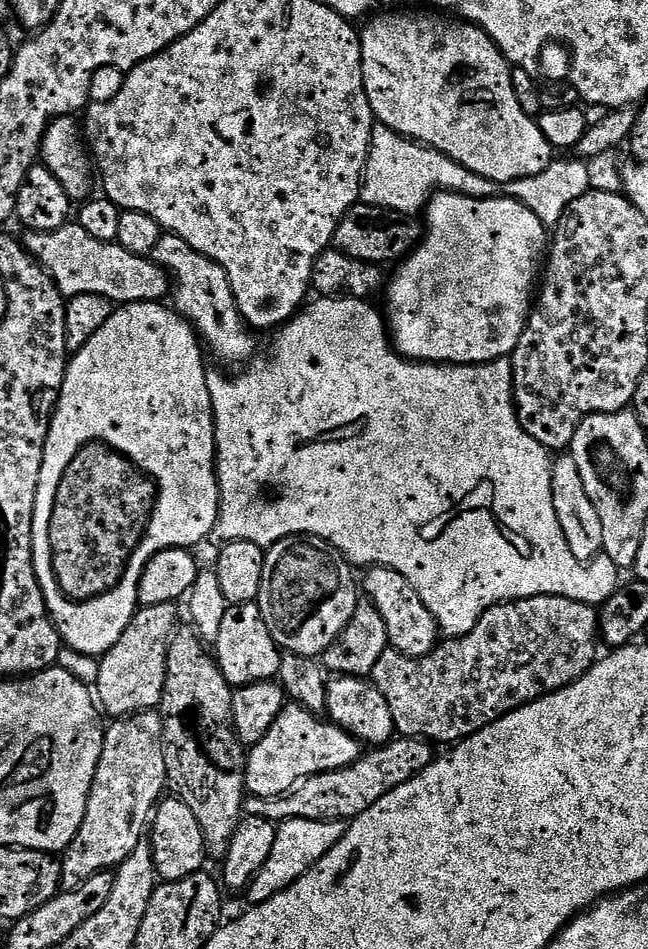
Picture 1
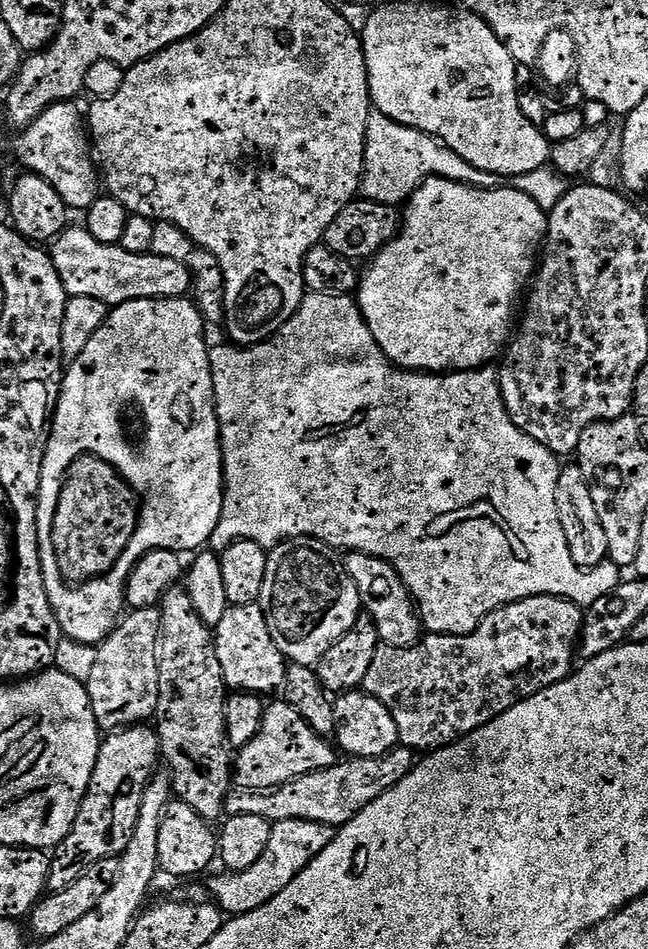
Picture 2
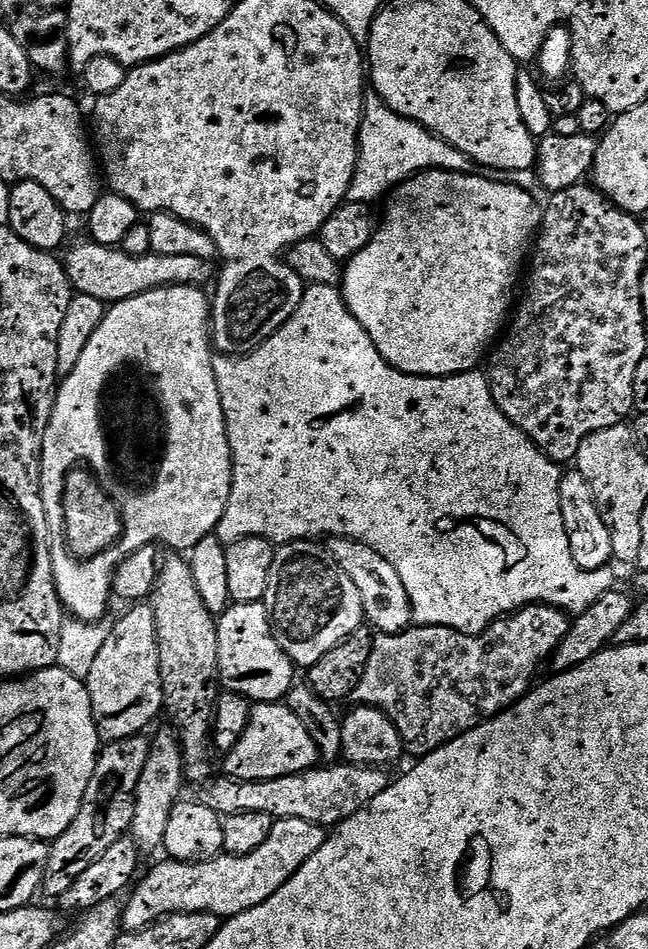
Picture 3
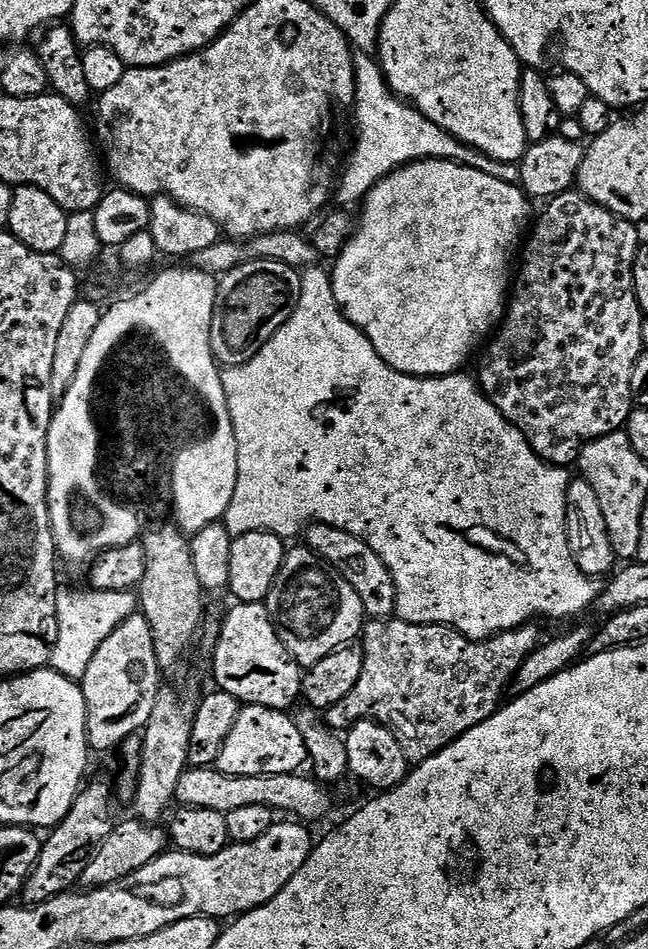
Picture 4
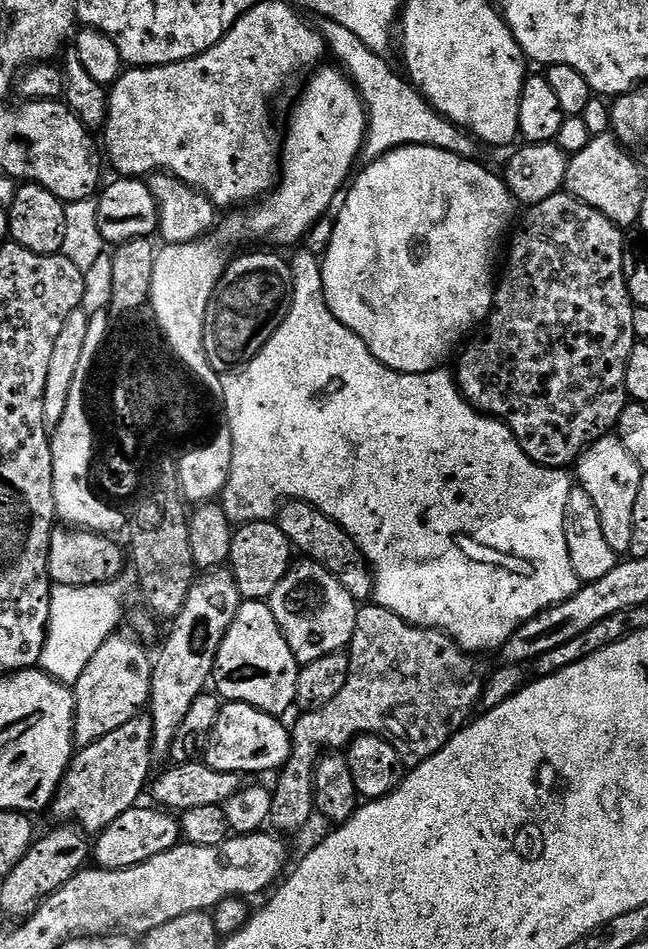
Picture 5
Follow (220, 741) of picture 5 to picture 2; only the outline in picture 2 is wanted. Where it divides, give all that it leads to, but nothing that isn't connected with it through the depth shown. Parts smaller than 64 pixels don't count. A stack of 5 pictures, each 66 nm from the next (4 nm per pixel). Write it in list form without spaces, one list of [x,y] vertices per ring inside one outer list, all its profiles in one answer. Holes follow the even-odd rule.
[[[276,698],[273,704],[265,707],[264,721],[254,738],[235,753],[234,780],[242,788],[277,788],[294,778],[305,776],[307,772],[317,772],[337,762],[337,749],[309,726],[294,706]]]

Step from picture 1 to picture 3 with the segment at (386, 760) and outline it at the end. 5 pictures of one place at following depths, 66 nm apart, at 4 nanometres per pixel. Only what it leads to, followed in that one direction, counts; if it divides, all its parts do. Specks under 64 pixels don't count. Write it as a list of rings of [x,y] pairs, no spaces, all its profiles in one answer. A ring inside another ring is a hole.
[[[332,762],[327,766],[313,766],[305,772],[295,772],[286,774],[282,778],[270,778],[269,780],[259,780],[258,782],[246,782],[245,780],[235,780],[232,776],[223,774],[205,790],[202,795],[202,802],[210,806],[221,818],[233,816],[234,814],[270,814],[276,820],[286,818],[302,818],[306,822],[314,822],[321,826],[335,826],[348,820],[354,814],[358,814],[366,808],[382,790],[386,790],[390,783],[389,773],[382,768],[371,768],[370,766],[358,766],[347,762]]]

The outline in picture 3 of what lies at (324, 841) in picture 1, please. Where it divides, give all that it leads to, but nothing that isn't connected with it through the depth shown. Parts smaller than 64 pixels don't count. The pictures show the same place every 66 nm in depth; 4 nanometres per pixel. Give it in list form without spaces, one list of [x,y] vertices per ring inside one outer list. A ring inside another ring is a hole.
[[[286,818],[276,820],[270,830],[270,838],[266,838],[258,850],[250,850],[250,854],[221,854],[201,864],[165,859],[164,864],[156,864],[144,877],[141,875],[135,881],[136,889],[134,884],[127,893],[128,901],[122,904],[123,927],[130,932],[141,932],[176,912],[209,912],[227,918],[254,906],[262,906],[266,898],[282,890],[282,886],[294,878],[296,871],[318,854],[325,839],[326,832],[321,825],[302,818]]]

